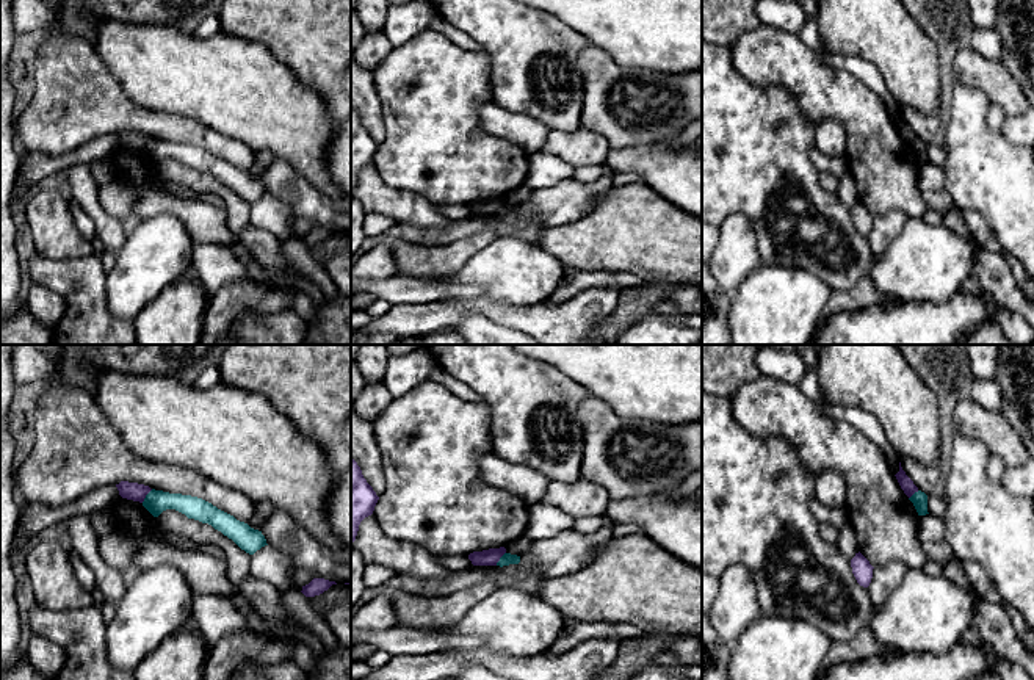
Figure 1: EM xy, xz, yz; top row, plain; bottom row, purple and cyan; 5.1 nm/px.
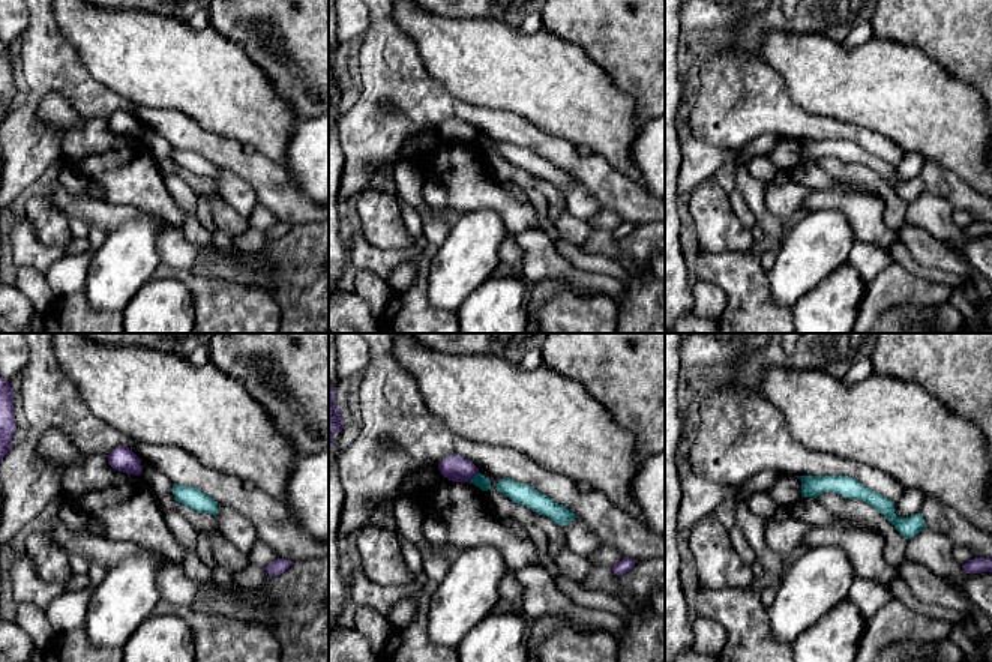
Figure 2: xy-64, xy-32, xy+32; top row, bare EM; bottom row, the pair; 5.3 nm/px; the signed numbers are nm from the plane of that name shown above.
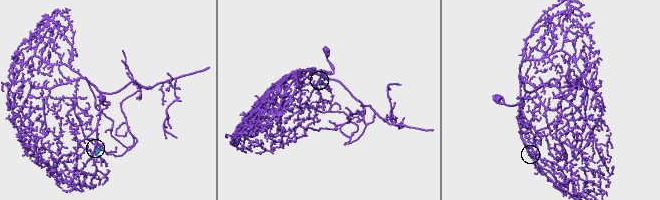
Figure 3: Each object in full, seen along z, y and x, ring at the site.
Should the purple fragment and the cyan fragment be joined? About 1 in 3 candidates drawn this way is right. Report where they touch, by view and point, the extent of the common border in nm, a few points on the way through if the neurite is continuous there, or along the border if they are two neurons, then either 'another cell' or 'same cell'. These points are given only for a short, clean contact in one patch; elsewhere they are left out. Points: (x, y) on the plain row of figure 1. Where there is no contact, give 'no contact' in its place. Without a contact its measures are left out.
contact xy (146, 143); length 90 nm; border xy (152, 138), (141, 151); another cell

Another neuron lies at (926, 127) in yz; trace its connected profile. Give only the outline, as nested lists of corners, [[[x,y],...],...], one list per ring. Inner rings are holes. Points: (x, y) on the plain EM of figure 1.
[[[901,107],[901,116],[918,139],[924,141],[926,144],[934,143],[940,132],[938,114],[923,114],[913,107]]]

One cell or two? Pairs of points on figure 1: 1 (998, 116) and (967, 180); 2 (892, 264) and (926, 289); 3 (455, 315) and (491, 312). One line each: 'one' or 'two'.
1: two
2: one
3: one

